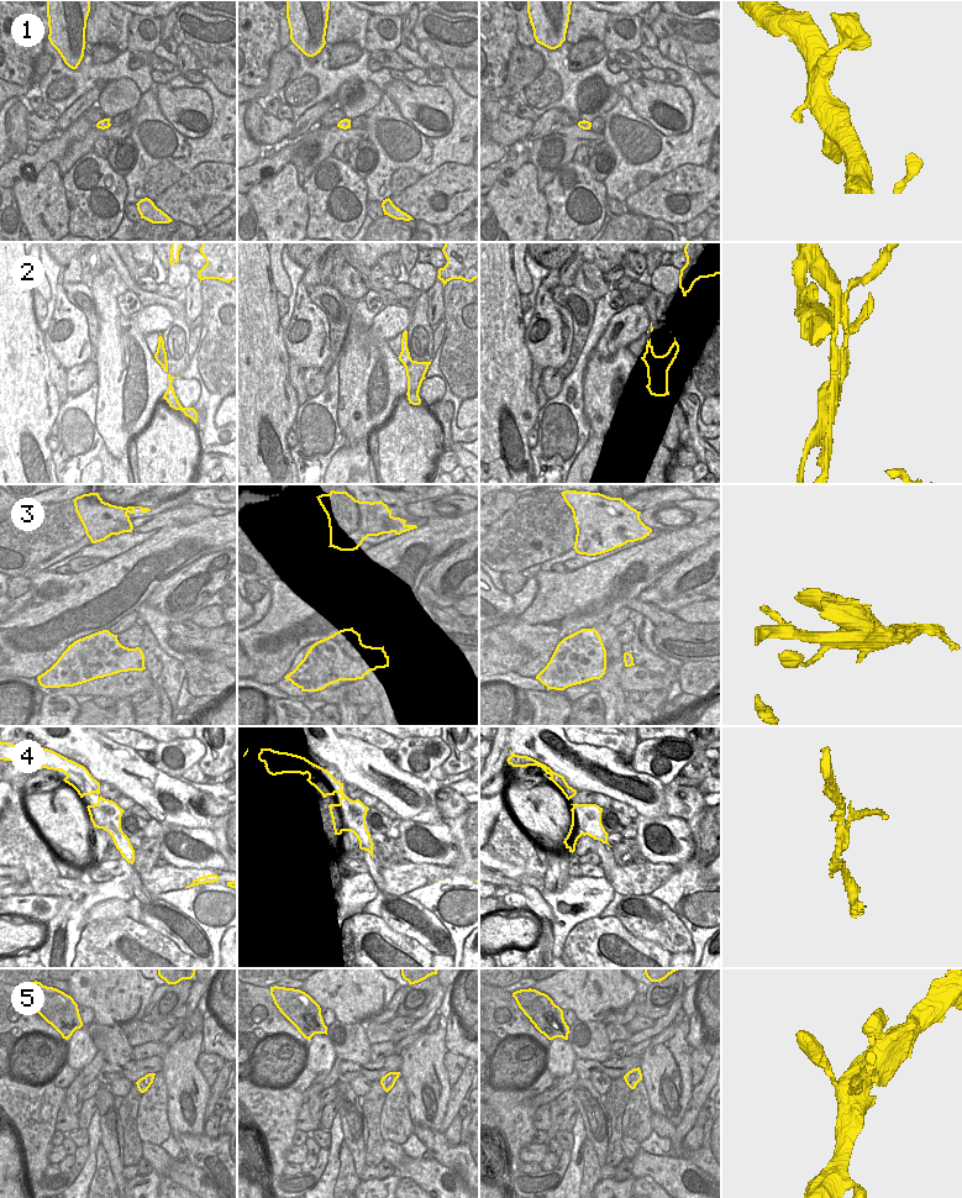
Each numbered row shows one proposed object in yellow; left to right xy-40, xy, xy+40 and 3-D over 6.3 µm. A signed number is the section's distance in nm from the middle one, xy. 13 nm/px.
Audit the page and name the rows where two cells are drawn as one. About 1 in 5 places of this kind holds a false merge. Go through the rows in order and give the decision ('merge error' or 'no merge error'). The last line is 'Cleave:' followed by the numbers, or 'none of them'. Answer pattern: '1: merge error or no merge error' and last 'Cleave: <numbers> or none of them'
1: no merge error
2: merge error
3: no merge error
4: no merge error
5: merge error
Cleave: 2, 5

